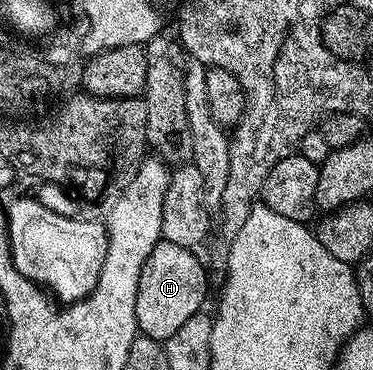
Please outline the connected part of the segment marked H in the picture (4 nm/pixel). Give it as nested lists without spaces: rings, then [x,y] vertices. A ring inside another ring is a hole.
[[[162,239],[157,243],[157,247],[153,247],[153,251],[149,251],[149,259],[145,259],[145,267],[141,267],[141,279],[137,283],[135,314],[142,336],[165,343],[193,314],[204,308],[207,273],[195,256],[192,250],[177,247],[177,243]]]

